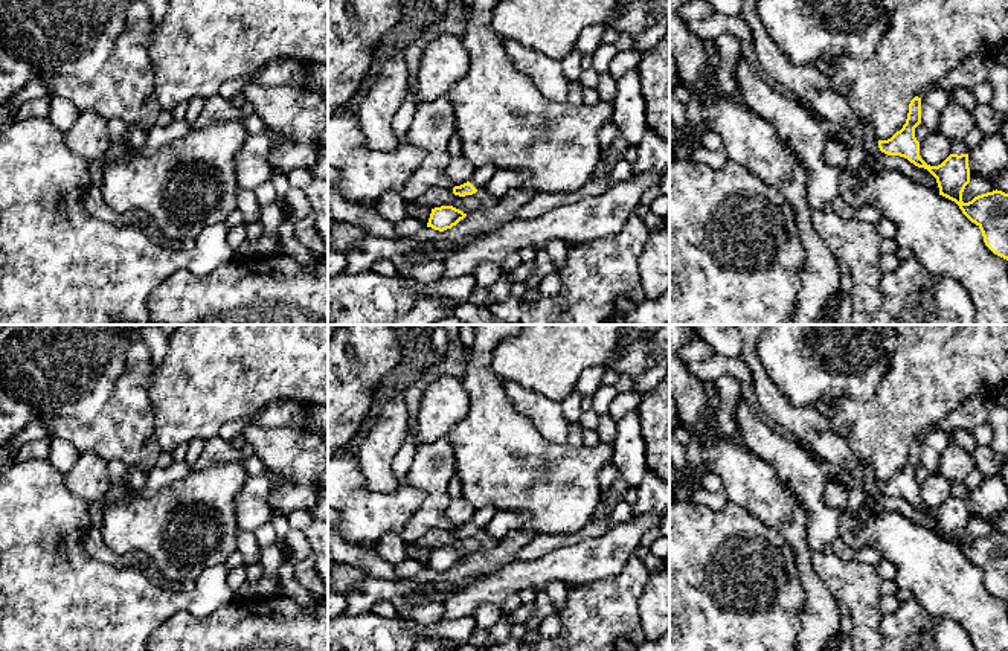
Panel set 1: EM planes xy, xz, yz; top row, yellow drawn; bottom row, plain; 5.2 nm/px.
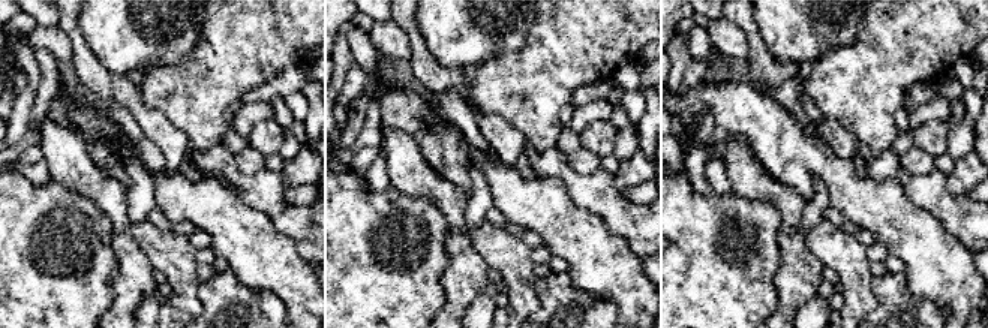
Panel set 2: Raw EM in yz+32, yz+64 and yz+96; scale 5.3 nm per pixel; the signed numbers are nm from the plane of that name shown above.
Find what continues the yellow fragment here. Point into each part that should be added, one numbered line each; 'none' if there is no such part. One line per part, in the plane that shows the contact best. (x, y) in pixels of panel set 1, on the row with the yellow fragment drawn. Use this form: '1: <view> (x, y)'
none

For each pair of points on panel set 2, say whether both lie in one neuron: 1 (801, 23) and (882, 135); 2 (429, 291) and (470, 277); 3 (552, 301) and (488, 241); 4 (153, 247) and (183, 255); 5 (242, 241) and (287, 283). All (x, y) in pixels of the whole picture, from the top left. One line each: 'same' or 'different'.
1: different
2: different
3: different
4: same
5: same

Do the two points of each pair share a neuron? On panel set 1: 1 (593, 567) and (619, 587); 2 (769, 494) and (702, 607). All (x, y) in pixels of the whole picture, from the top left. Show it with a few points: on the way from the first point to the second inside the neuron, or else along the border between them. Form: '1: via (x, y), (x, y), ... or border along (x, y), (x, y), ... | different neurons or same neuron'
1: border along (633, 554), (616, 574), (587, 584), (572, 586) | different neurons
2: border along (729, 499), (772, 526), (784, 538) | different neurons

